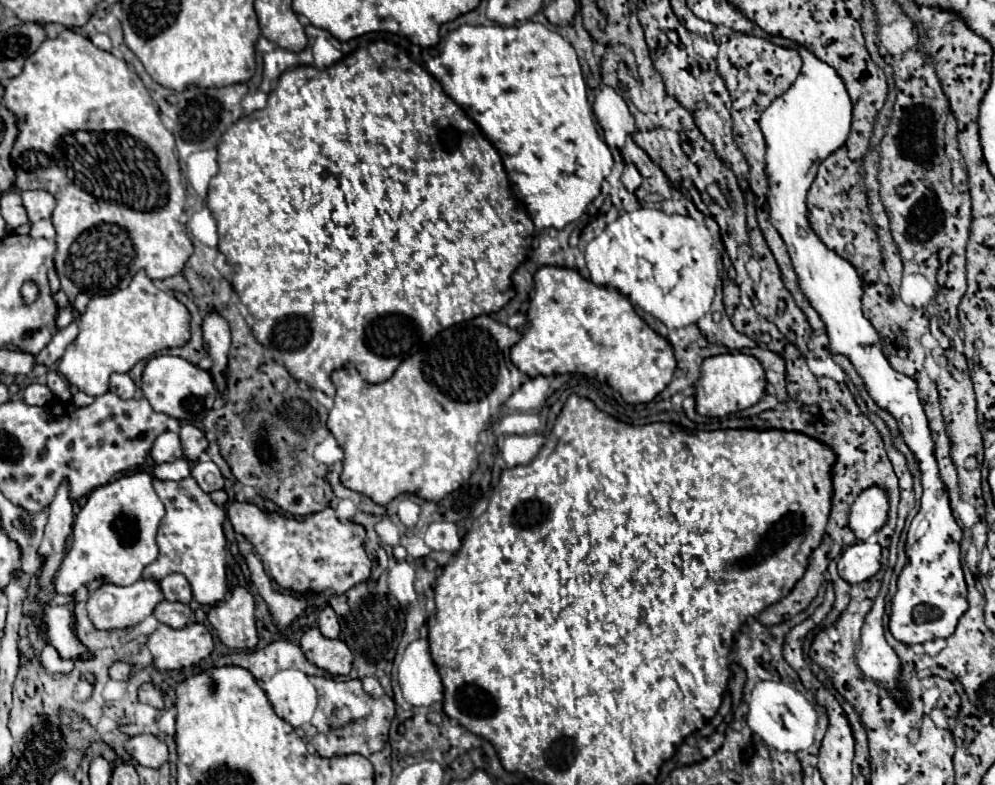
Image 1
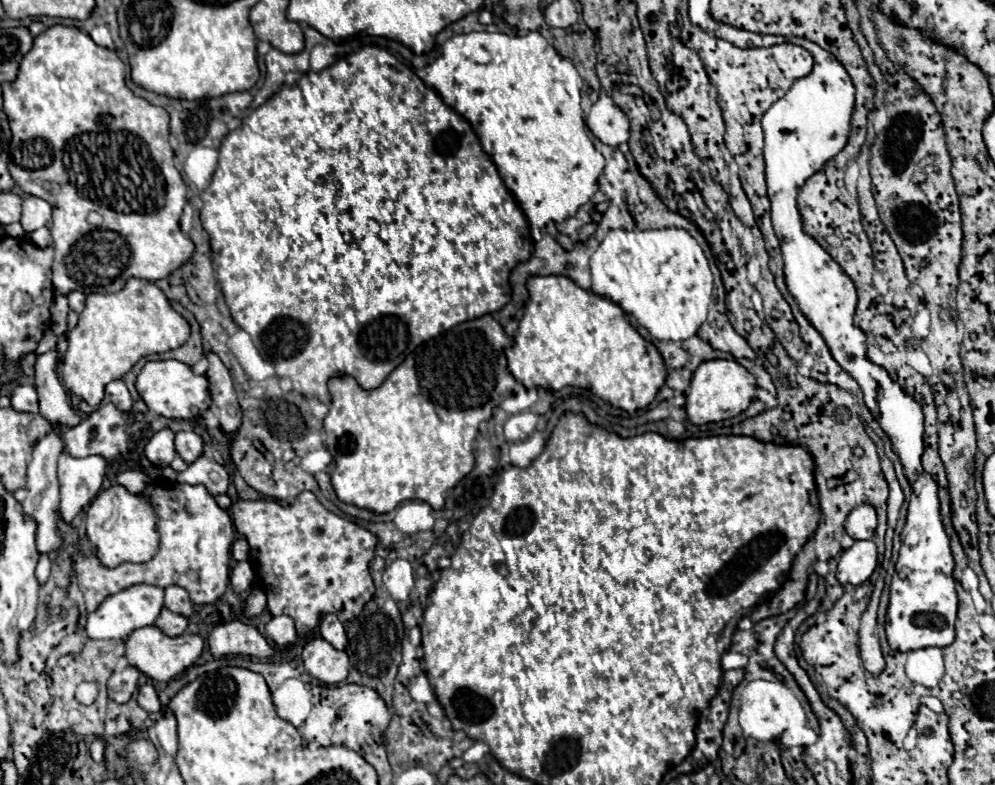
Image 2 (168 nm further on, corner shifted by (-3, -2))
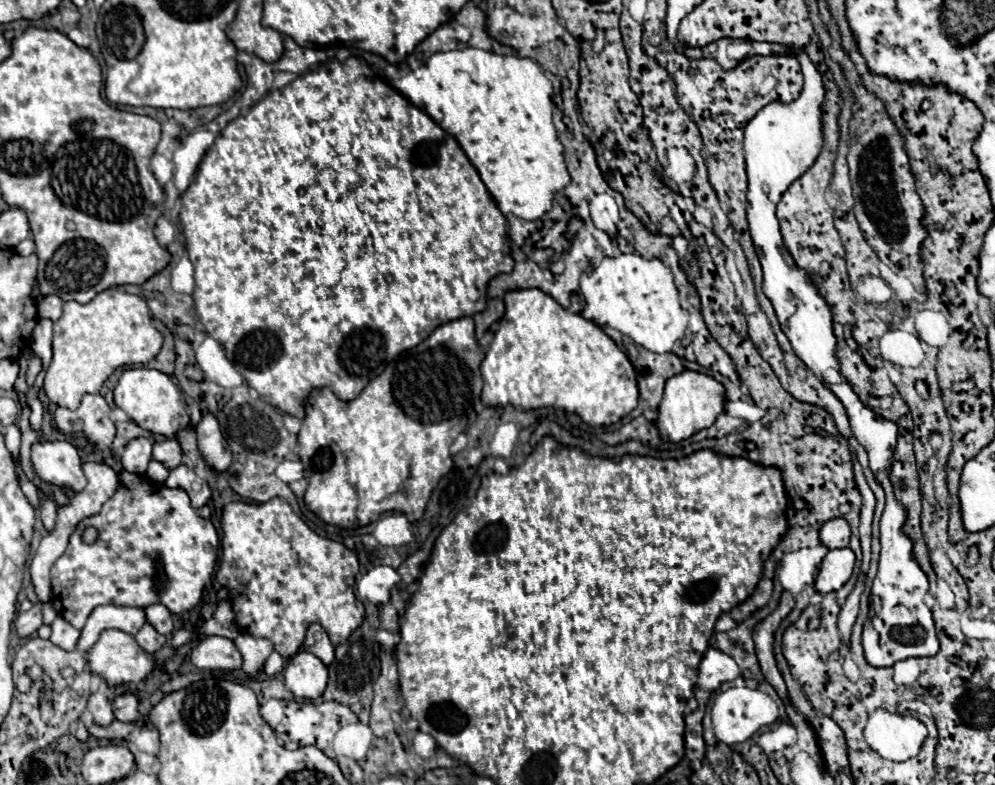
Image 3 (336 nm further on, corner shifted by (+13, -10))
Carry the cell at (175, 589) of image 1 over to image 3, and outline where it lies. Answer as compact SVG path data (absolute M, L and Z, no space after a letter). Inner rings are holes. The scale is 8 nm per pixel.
M154 603L154 605L148 605L144 611L146 611L146 621L152 623L156 631L160 631L162 635L172 633L172 615L168 607L164 607L162 603Z

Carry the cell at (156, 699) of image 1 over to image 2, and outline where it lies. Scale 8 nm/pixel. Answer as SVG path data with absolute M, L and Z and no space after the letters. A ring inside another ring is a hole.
M146 683L140 687L138 691L138 705L142 709L146 709L148 713L154 713L154 711L160 711L160 701L158 701L158 695L156 695L156 689Z

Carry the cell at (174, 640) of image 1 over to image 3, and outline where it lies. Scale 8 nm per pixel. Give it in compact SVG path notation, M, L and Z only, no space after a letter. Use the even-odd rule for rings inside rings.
M108 629L100 635L94 649L88 651L88 663L92 667L92 673L98 673L108 681L108 685L128 685L128 683L140 683L148 675L152 675L156 661L152 655L148 655L132 635L116 629Z

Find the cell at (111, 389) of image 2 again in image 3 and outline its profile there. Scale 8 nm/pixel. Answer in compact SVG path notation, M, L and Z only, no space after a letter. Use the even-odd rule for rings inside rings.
M100 393L84 395L76 411L58 407L54 413L56 427L64 433L86 433L90 445L86 451L100 451L112 445L114 441L114 423L110 419L110 407Z

